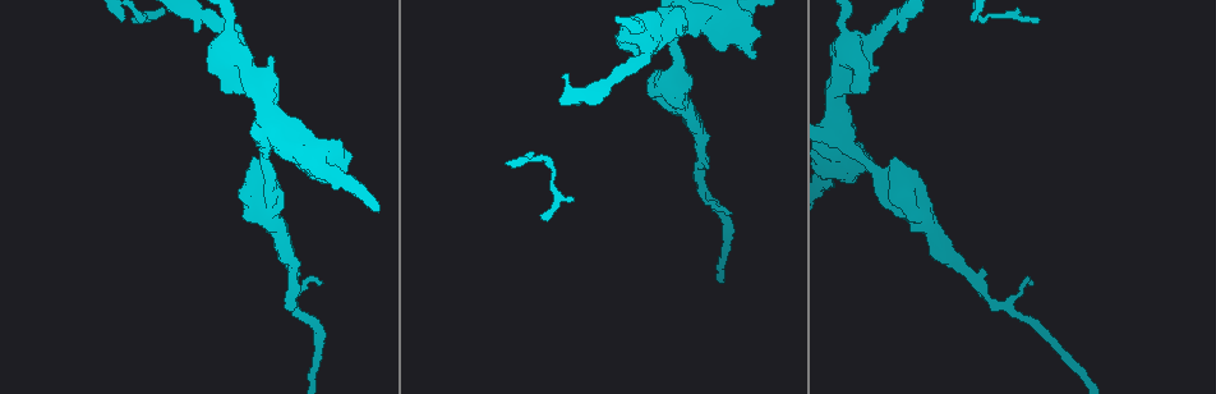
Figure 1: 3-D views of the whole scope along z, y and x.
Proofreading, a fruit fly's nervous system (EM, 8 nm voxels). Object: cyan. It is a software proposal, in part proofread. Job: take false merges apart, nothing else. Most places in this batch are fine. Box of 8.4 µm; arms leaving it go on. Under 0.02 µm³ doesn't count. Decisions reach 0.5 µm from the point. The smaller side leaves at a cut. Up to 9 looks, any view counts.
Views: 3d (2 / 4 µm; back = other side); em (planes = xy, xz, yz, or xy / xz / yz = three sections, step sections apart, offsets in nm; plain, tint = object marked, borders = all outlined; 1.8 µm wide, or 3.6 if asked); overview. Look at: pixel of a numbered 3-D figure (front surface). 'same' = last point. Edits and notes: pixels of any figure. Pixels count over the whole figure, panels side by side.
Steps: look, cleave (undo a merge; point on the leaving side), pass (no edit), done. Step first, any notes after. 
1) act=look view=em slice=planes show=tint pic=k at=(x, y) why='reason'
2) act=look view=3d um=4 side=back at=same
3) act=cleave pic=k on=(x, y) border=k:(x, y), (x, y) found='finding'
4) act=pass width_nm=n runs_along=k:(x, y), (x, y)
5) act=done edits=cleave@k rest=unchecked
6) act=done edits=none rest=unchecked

act=look view=em slice=planes show=borders pic=1 at=(906, 203) why='calibre changes'

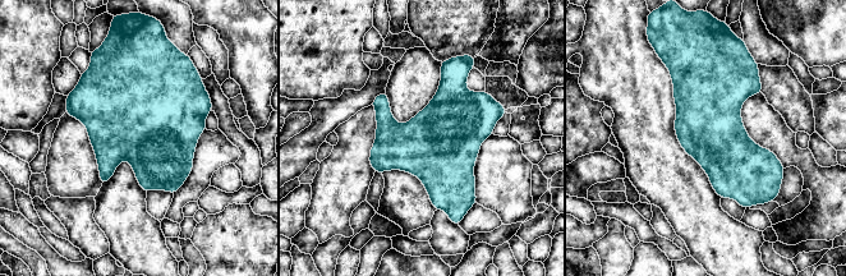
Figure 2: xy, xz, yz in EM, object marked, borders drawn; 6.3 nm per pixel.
act=pass found='continuous, no second cell'

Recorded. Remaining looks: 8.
act=look view=3d um=4 pic=1 at=(292, 271) why='calibre changes'

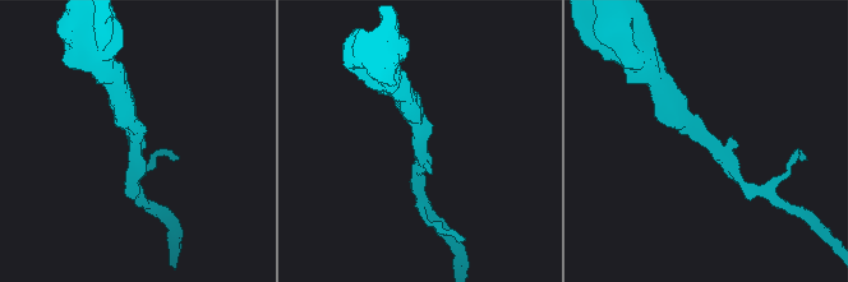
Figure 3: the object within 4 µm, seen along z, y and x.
act=look view=em slice=planes show=tint pic=3 at=(422, 142) why='now the EM'

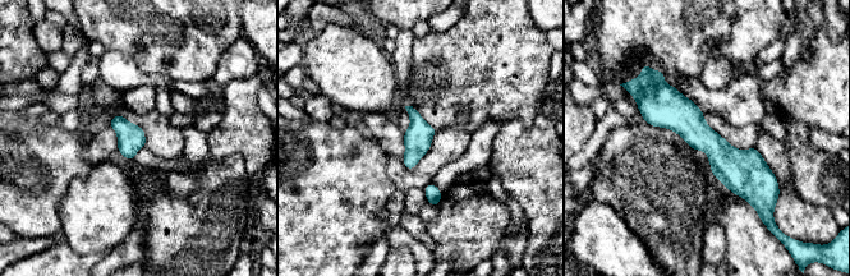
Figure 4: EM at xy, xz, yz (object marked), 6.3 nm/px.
act=pass runs_along=4:(642, 100), (772, 179) found='continuous, no second cell'

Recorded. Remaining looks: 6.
act=look view=em slice=planes show=tint pic=1 at=(637, 27) why='thick turns thin'

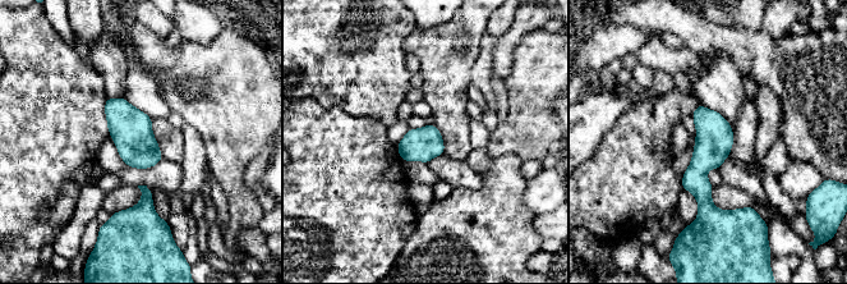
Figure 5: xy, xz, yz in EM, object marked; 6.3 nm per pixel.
act=pass runs_along=5:(699, 109), (705, 218) found='all the same cell'

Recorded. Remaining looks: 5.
act=done edits=none rest=unchecked

